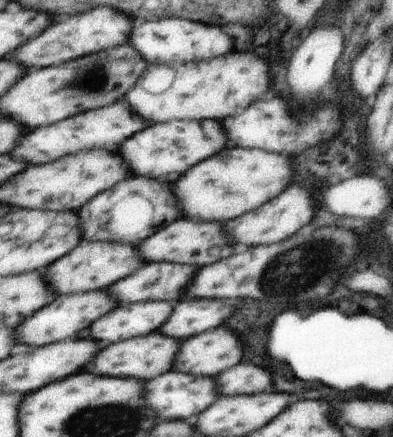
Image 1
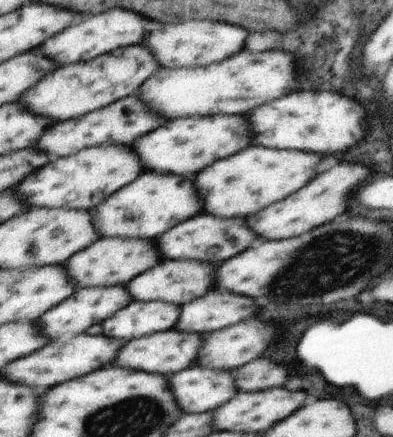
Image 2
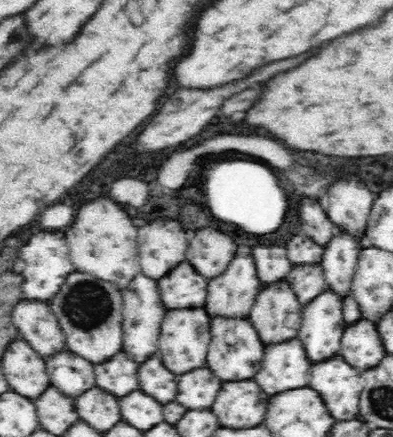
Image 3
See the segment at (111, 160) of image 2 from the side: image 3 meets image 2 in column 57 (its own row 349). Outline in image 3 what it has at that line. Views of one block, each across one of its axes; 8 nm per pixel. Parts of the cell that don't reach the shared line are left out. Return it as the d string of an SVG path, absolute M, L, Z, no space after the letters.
M184 308L184 310L168 310L168 316L162 324L158 354L168 368L176 374L190 372L192 368L200 368L206 362L206 352L210 344L210 320L212 316L206 314L206 308Z

